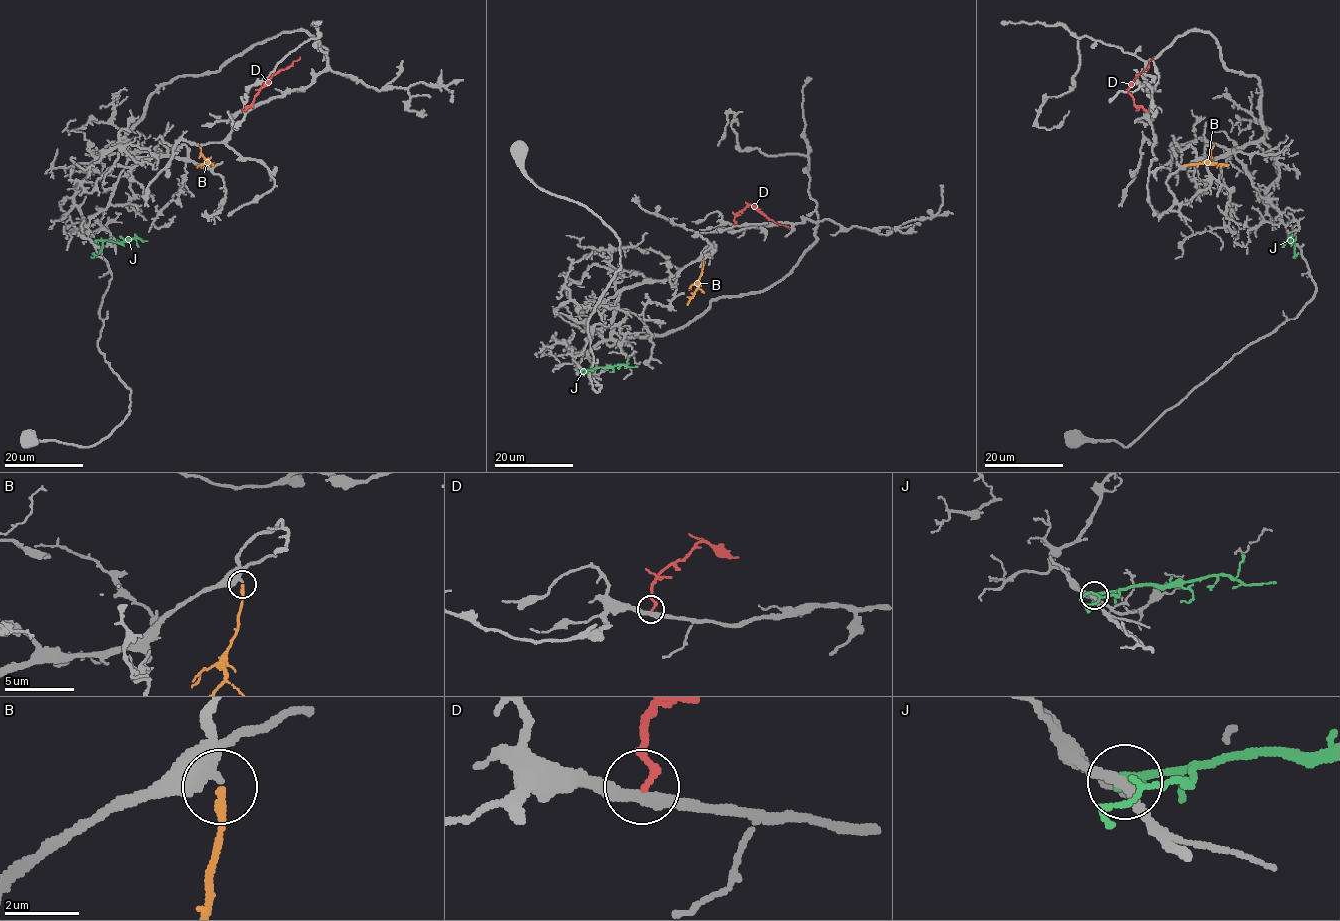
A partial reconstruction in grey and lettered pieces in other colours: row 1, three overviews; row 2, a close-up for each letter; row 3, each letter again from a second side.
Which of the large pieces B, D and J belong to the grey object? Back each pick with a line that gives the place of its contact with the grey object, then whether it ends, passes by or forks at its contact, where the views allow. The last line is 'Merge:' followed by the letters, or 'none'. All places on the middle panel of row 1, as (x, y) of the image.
B: Touches grey at (703, 260). It ends there
Merge: B

